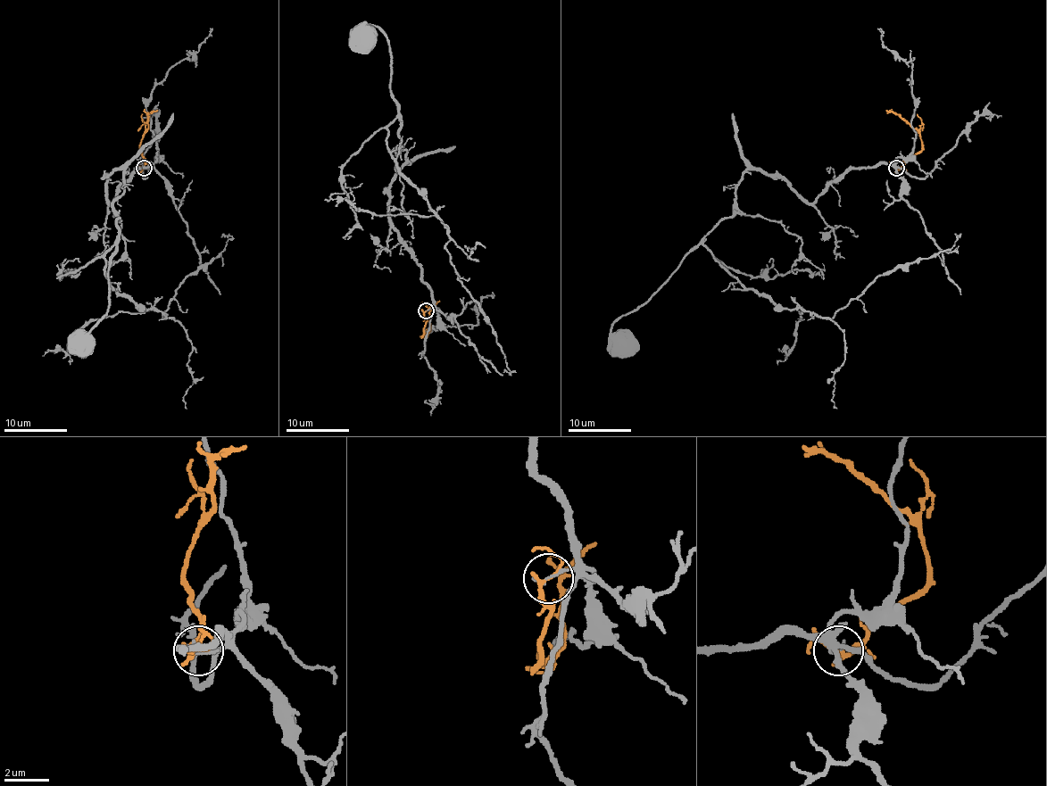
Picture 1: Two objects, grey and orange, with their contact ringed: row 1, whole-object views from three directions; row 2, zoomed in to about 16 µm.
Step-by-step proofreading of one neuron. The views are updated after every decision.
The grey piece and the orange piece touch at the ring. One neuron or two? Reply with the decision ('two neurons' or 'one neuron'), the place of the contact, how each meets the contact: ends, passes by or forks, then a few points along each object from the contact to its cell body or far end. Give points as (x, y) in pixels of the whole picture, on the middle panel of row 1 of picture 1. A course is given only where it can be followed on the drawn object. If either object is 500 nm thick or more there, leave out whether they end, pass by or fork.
two neurons | (426, 310) | grey ends | orange passes by | grey via (427, 311), (433, 291), (392, 226), (392, 177), (406, 151), (394, 151), (386, 37), (376, 26), (363, 37) | orange via (427, 311), (425, 333), (421, 336), (429, 330), (429, 311), (439, 300)

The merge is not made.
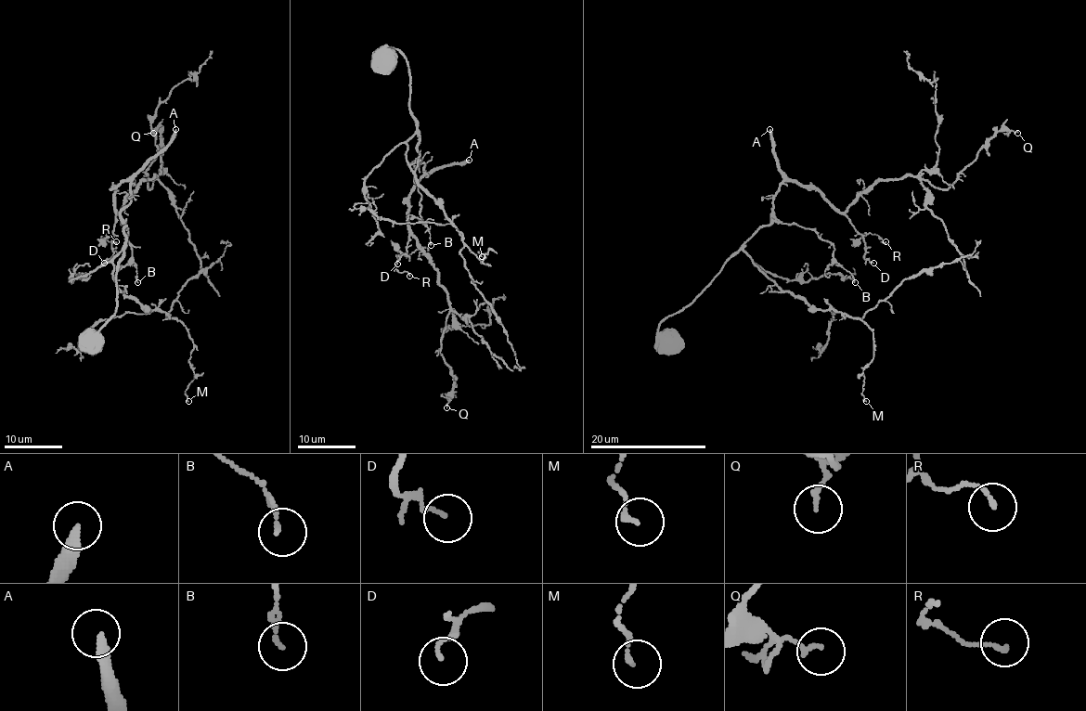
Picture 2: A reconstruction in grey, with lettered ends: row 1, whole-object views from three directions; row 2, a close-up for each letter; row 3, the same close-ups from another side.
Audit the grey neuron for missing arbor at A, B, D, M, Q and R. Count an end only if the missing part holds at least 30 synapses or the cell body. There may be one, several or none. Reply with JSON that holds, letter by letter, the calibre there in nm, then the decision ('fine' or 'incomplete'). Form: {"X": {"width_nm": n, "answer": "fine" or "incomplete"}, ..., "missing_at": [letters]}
{"A": {"width_nm": 320, "answer": "incomplete"}, "B": {"width_nm": 150, "answer": "fine"}, "D": {"width_nm": 110, "answer": "fine"}, "M": {"width_nm": 150, "answer": "fine"}, "Q": {"width_nm": 140, "answer": "fine"}, "R": {"width_nm": 140, "answer": "fine"}, "missing_at": ["A"]}

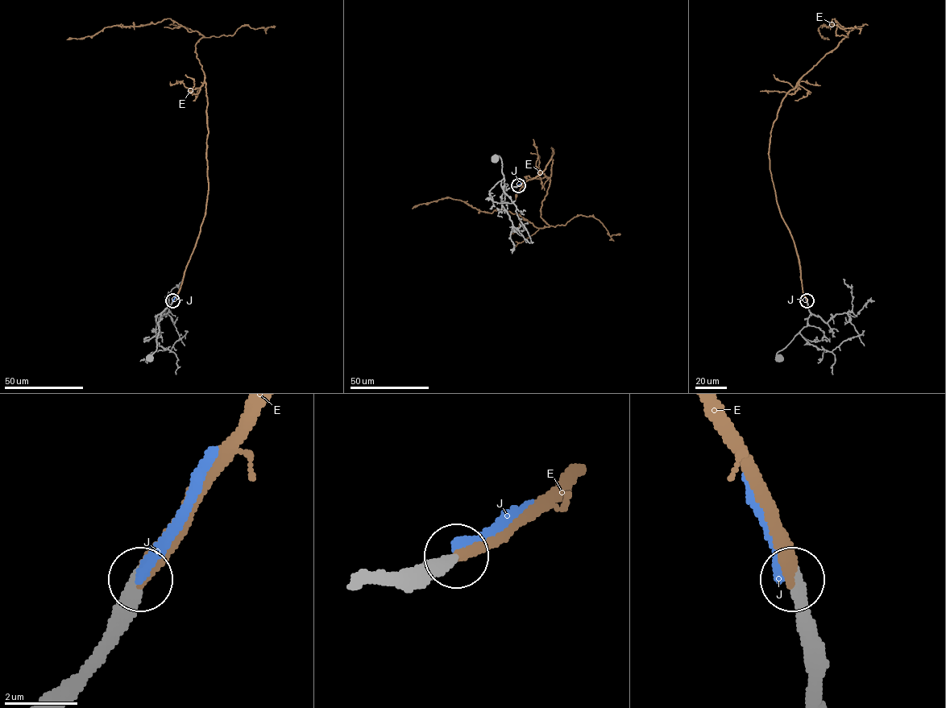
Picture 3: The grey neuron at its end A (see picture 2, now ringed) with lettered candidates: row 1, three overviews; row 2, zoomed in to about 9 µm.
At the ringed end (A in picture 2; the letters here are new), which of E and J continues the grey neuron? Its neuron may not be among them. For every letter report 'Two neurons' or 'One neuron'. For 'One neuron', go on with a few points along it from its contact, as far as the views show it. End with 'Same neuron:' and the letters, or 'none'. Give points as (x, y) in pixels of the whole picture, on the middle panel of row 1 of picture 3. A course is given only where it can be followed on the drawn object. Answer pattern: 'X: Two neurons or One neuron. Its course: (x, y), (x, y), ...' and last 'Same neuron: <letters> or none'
E: One neuron. Its course: (518, 185), (545, 169), (551, 147), (541, 209), (549, 226), (449, 197), (412, 209)
J: Two neurons
Same neuron: E

